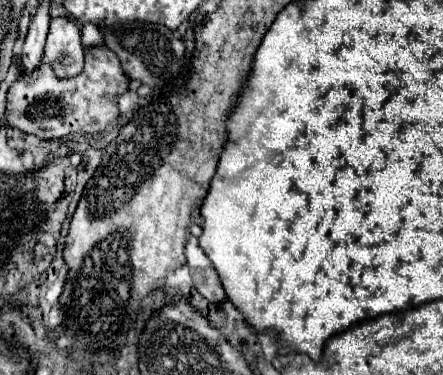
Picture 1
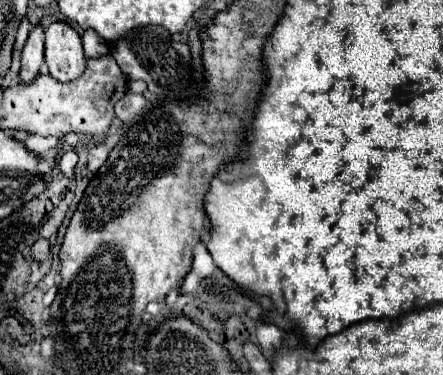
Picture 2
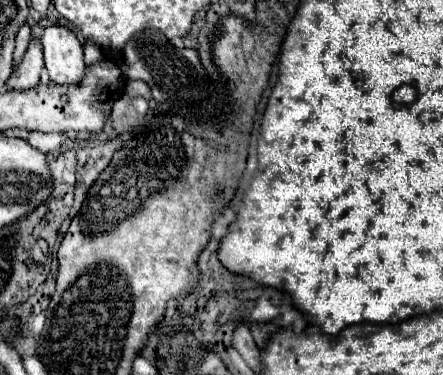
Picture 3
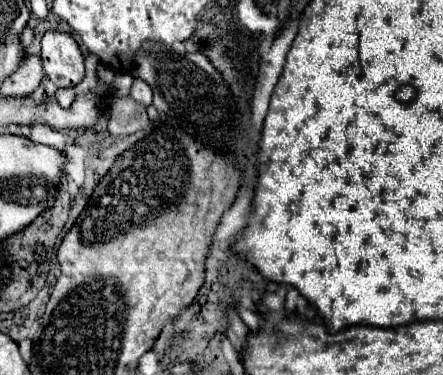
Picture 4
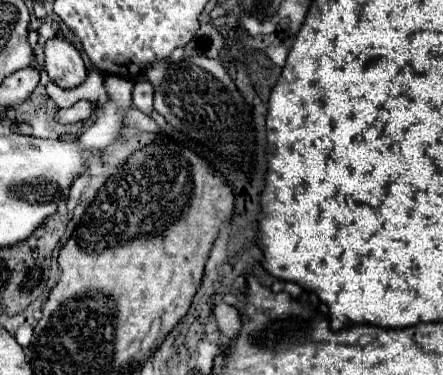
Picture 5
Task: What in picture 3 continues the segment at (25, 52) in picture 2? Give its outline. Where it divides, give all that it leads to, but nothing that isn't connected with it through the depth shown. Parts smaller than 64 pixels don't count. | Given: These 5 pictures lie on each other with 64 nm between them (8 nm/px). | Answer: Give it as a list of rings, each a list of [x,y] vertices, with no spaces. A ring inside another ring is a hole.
[[[32,38],[28,44],[28,50],[24,54],[22,64],[14,70],[14,74],[8,78],[6,88],[8,90],[28,90],[34,88],[42,78],[44,58],[42,58],[42,44],[40,40]]]

